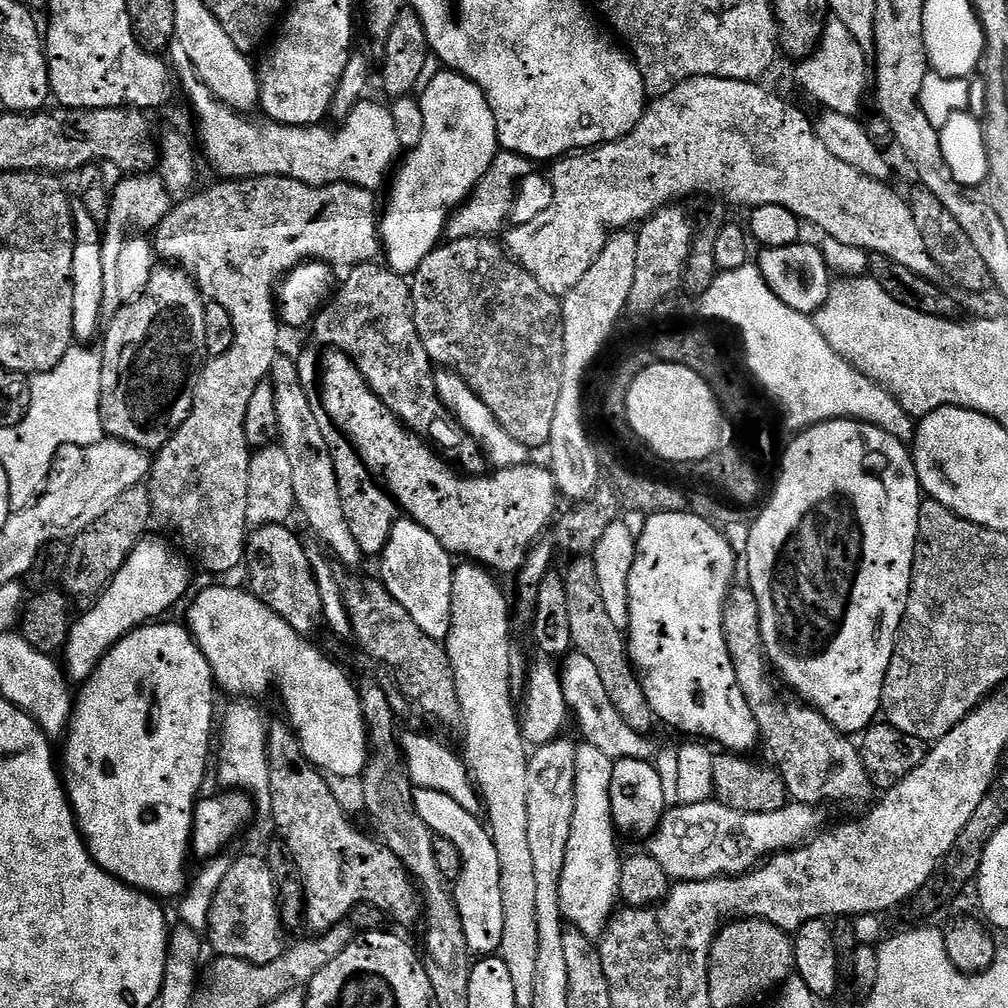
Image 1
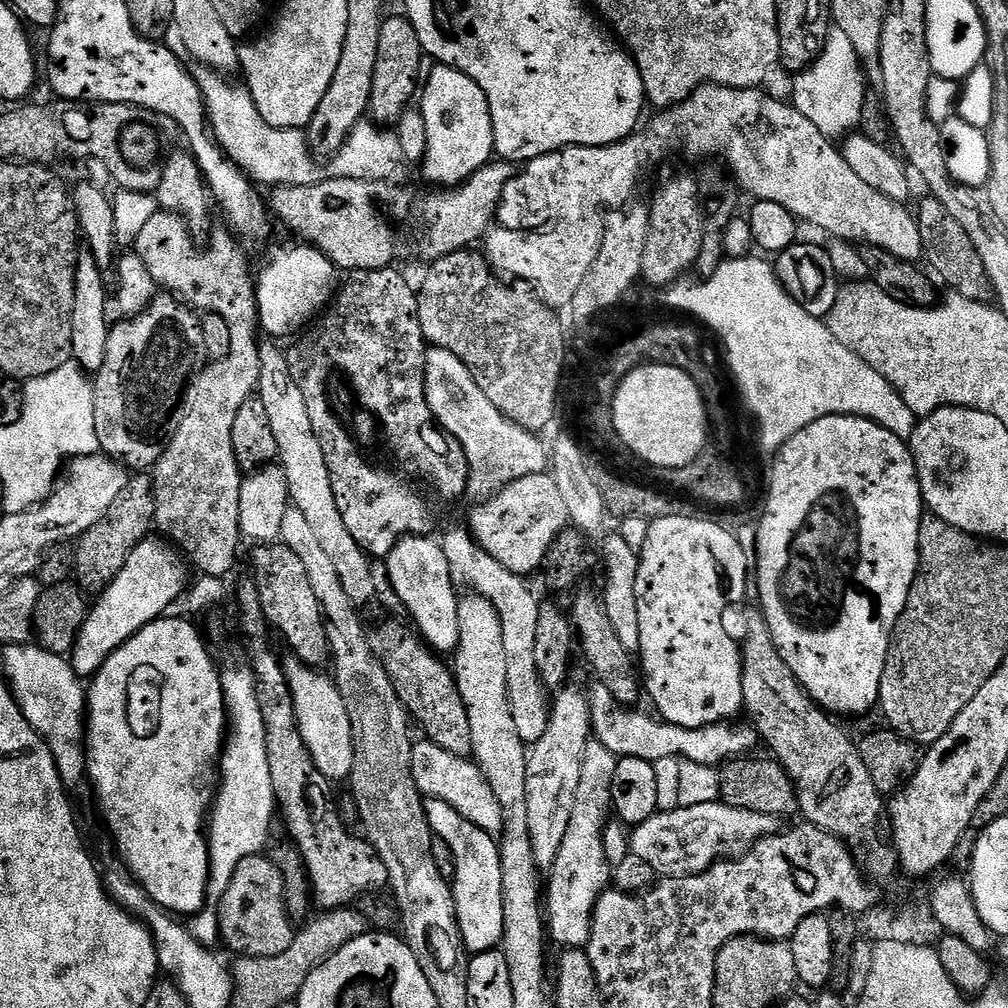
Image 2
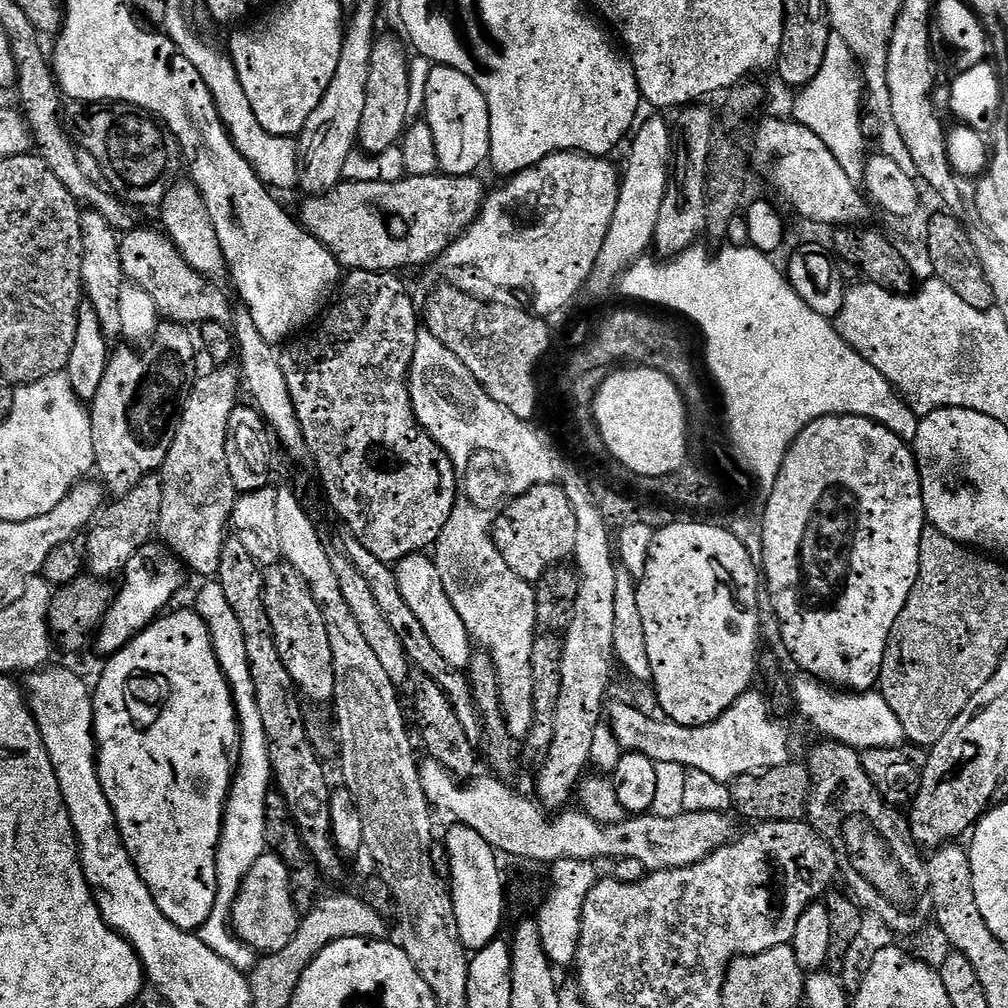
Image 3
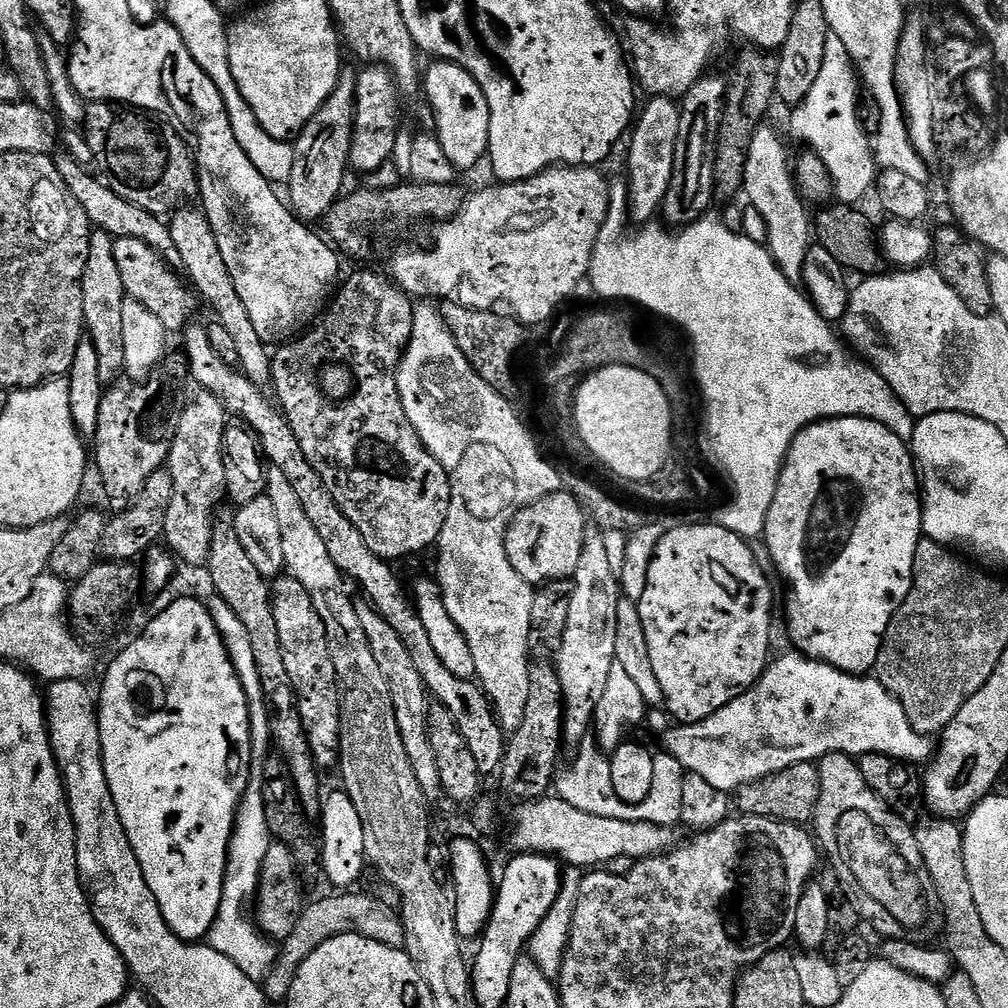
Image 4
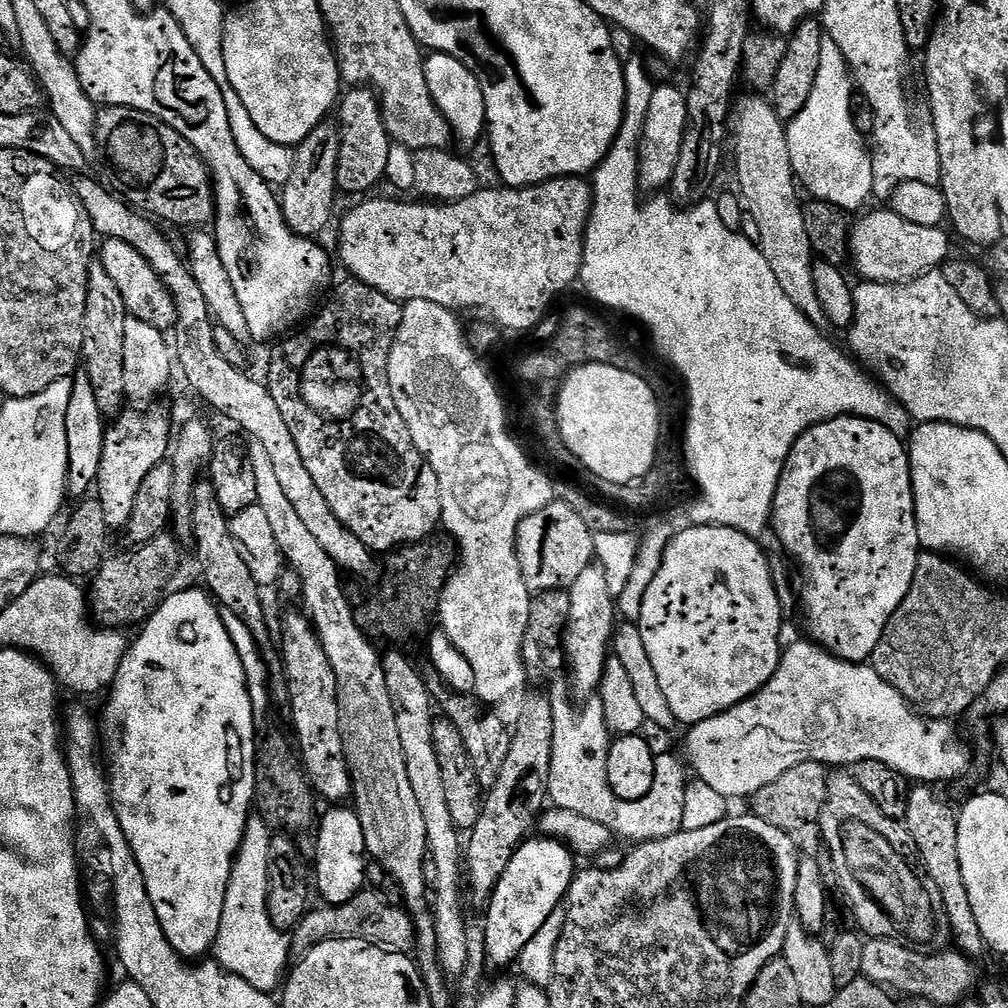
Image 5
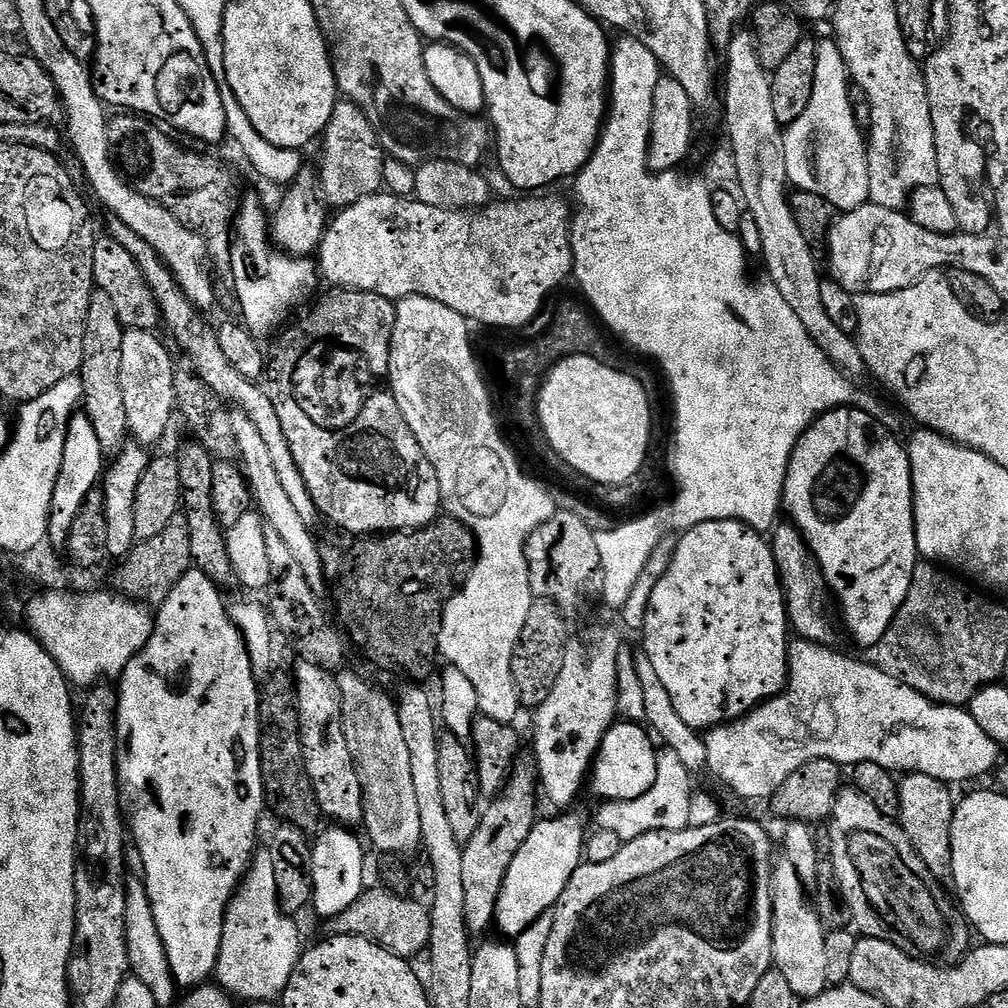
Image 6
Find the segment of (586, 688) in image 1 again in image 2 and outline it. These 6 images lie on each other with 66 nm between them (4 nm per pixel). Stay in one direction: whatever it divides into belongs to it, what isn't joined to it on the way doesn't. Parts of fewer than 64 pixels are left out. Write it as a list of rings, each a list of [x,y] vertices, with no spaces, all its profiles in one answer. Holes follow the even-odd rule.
[[[593,683],[590,688],[590,710],[592,711],[592,731],[595,739],[606,746],[617,758],[642,758],[658,761],[662,758],[679,758],[696,763],[713,766],[743,757],[752,747],[758,744],[758,733],[755,727],[747,723],[725,722],[711,724],[705,728],[683,728],[667,723],[655,715],[643,716],[640,710],[629,710],[621,706],[606,690],[606,686]]]

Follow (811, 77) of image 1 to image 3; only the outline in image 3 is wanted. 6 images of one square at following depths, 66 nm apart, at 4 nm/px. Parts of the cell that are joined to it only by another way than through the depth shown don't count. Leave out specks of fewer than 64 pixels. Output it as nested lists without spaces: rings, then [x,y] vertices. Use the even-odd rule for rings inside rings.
[[[832,34],[826,42],[826,58],[822,58],[822,70],[818,70],[814,82],[795,93],[796,105],[792,108],[793,113],[791,112],[796,123],[806,126],[806,130],[814,130],[814,134],[818,134],[818,138],[822,138],[822,142],[830,146],[830,154],[838,158],[838,166],[842,166],[842,170],[846,170],[846,174],[854,178],[864,175],[866,141],[860,125],[860,100],[862,104],[865,92],[862,69],[850,46],[846,46],[840,36]]]

